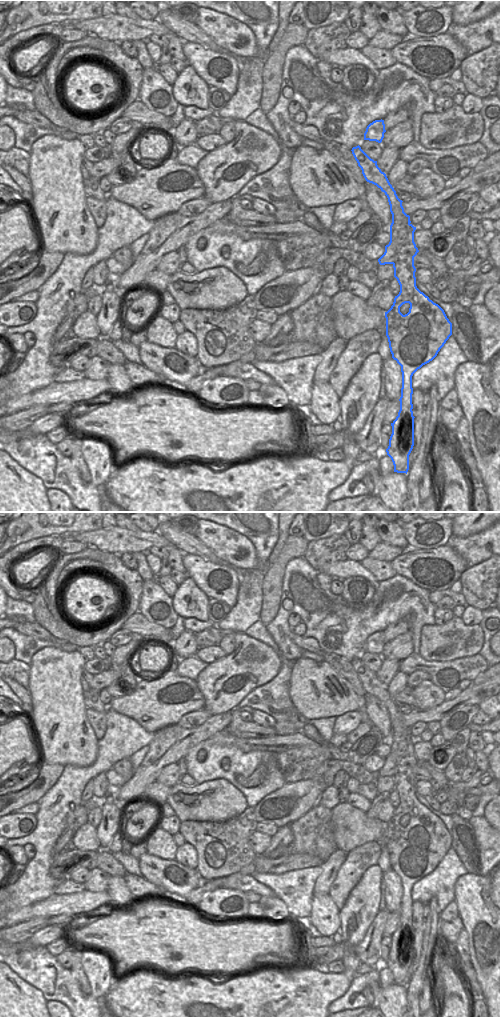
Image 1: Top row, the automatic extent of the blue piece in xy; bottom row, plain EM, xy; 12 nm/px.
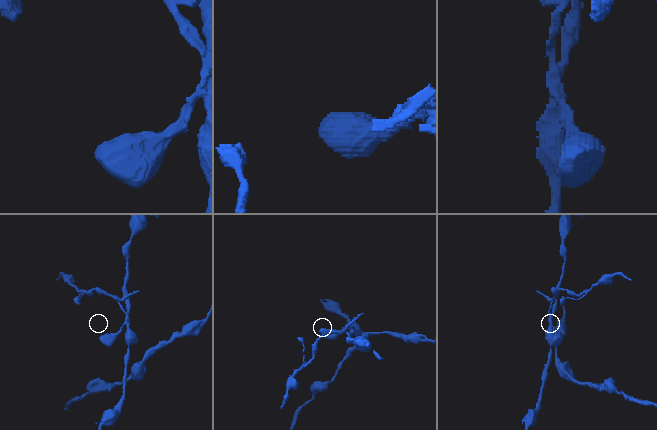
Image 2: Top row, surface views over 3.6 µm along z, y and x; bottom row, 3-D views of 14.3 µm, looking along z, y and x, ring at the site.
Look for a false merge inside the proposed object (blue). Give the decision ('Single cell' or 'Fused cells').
Fused cells.

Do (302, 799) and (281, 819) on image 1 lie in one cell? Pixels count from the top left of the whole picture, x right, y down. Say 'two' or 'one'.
one

